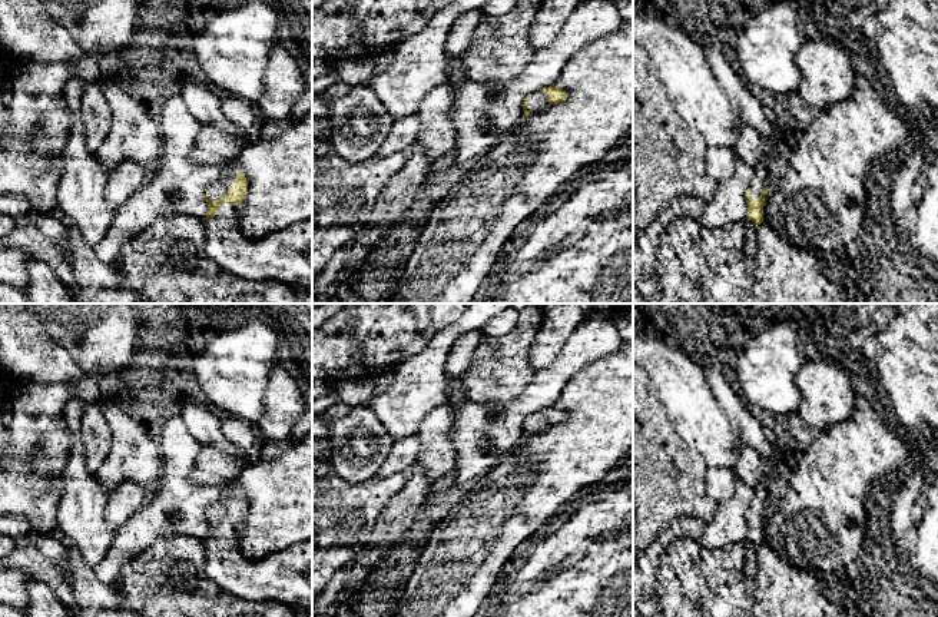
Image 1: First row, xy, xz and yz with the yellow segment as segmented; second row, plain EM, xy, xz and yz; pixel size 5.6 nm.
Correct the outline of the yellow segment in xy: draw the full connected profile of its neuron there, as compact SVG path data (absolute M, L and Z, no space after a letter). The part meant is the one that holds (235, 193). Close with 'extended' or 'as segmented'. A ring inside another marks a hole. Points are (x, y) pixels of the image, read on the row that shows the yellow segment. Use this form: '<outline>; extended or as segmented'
M235 159L219 166L221 176L206 193L205 253L221 268L245 279L276 279L312 291L312 219L261 239L246 238L238 226L239 205L248 192Z; extended

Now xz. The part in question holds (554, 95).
M548 86L541 89L540 92L531 93L526 96L523 102L524 116L528 117L533 113L538 113L544 110L548 105L560 103L567 99L567 92L559 87Z; extended

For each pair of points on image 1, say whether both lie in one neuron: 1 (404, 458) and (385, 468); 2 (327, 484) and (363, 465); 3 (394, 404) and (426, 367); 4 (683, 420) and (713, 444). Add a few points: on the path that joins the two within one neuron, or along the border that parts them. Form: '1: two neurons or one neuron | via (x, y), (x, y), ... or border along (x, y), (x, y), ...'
1: one neuron | via (400, 458), (390, 465)
2: two neurons | border along (330, 445), (334, 470), (347, 481), (374, 477)
3: one neuron | via (401, 395), (420, 375)
4: one neuron | via (690, 421), (706, 437)

